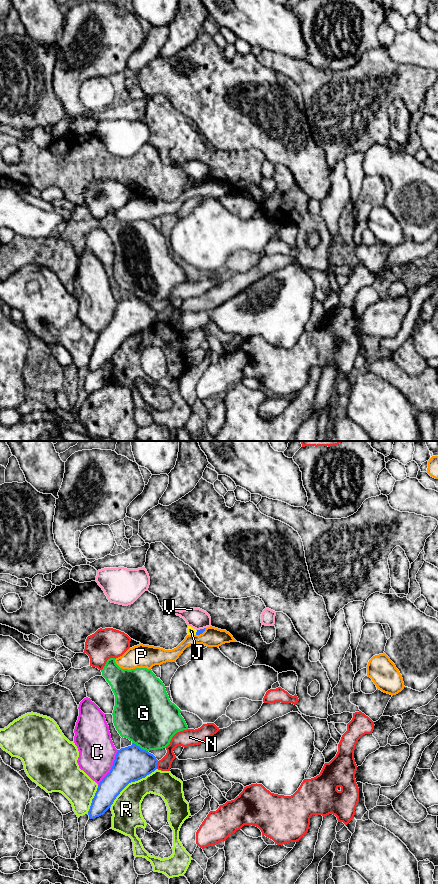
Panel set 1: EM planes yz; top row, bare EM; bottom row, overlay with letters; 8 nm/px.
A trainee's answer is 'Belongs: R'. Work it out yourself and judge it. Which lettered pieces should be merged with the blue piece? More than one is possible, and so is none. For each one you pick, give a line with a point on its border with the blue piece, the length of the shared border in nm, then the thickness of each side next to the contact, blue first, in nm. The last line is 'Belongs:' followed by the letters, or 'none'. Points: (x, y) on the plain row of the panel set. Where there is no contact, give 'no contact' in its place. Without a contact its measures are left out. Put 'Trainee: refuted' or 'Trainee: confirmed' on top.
Trainee: refuted
Belongs: none

